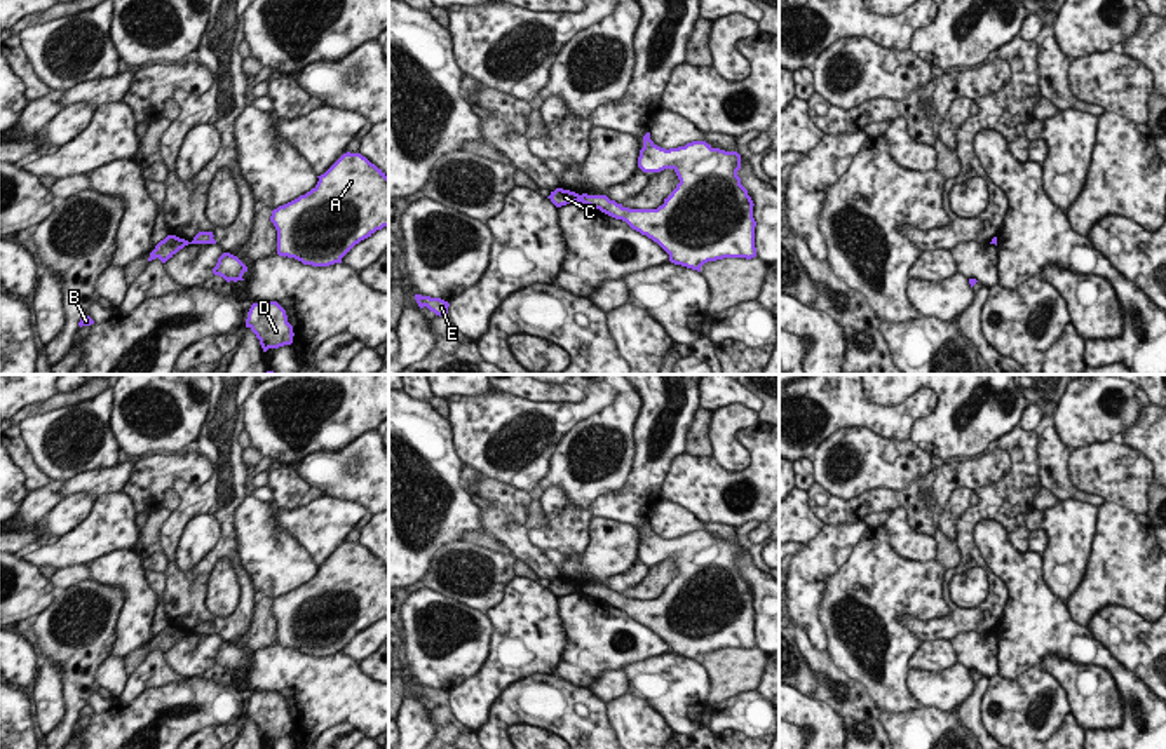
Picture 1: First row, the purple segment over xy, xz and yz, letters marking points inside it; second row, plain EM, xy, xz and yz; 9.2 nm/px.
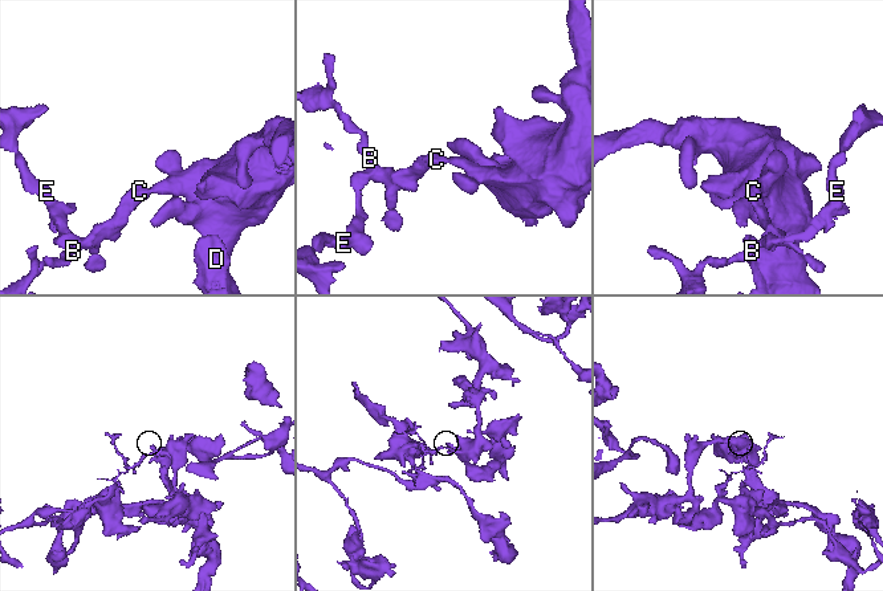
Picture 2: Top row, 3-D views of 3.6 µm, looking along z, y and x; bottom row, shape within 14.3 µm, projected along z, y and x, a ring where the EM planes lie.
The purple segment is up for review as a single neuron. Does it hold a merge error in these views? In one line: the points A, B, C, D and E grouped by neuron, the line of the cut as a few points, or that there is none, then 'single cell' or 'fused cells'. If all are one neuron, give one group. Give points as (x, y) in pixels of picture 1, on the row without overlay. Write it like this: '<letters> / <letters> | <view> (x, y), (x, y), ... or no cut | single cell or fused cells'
A D / B C E | xz (579, 586), (581, 591) | fused cells

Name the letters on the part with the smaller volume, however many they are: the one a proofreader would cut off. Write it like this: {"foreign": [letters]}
{"foreign": ["B", "C", "E"]}

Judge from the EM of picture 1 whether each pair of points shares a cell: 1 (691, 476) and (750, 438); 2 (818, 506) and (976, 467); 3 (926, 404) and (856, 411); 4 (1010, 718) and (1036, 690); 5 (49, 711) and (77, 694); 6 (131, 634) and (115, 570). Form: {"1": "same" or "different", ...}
{"1": "same", "2": "same", "3": "same", "4": "same", "5": "different", "6": "same"}

